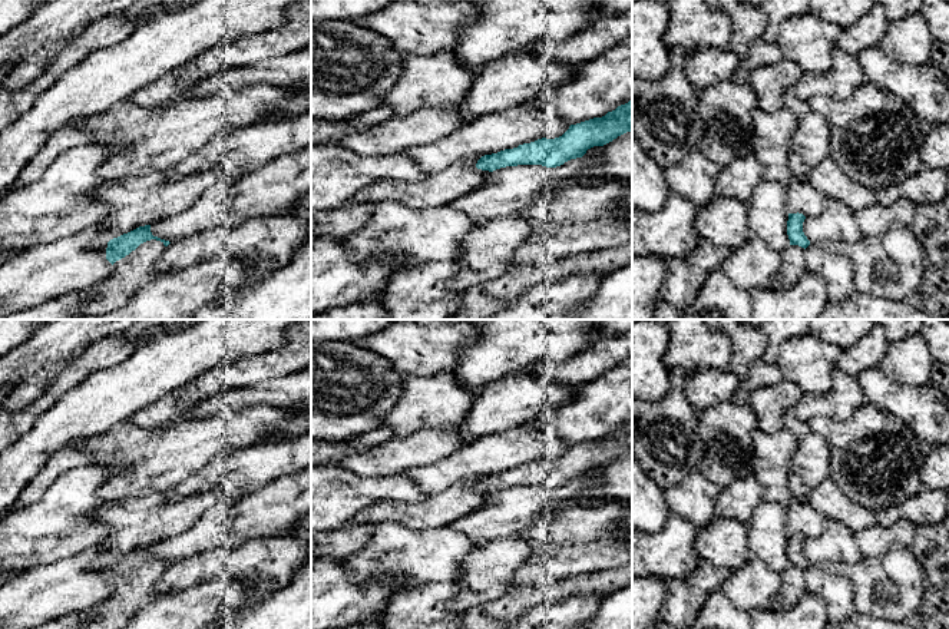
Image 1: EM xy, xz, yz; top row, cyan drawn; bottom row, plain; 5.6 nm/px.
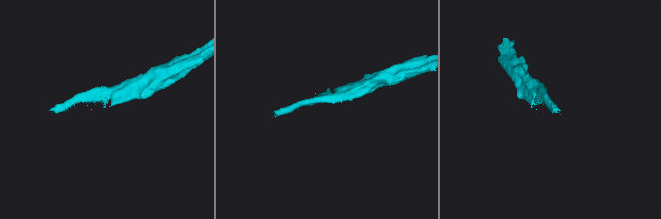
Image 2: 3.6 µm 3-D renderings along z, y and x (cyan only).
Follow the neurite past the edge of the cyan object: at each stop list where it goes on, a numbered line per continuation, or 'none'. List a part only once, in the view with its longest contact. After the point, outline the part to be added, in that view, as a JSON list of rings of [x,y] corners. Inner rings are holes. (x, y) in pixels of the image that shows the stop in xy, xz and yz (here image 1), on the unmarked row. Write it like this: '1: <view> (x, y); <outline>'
1: xy (132, 593); [[[156,560],[140,565],[113,585],[113,592],[96,605],[97,618],[79,629],[122,629],[133,615],[159,597],[155,585],[165,570],[163,563]]]

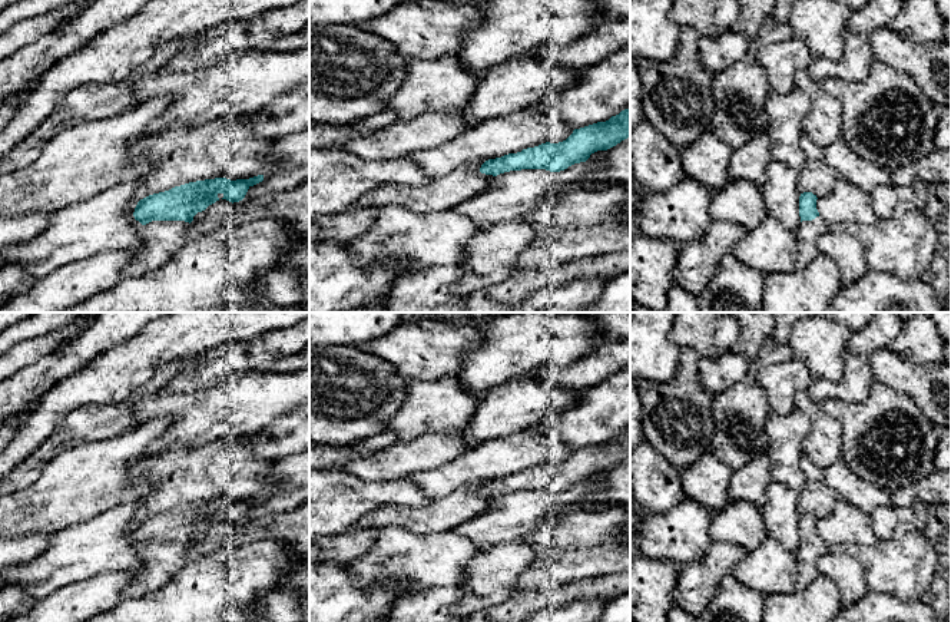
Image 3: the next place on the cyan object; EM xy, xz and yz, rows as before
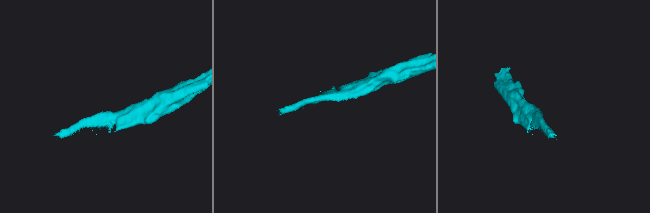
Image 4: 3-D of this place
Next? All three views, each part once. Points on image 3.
1: xy (159, 561); [[[152,542],[140,547],[140,563],[130,569],[133,578],[123,599],[143,596],[166,585],[189,559],[189,543]]]

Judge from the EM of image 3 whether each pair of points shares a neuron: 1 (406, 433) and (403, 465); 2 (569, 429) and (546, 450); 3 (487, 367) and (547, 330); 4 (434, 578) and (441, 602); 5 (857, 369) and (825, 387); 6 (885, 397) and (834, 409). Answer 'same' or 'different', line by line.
1: different
2: different
3: same
4: different
5: same
6: same

